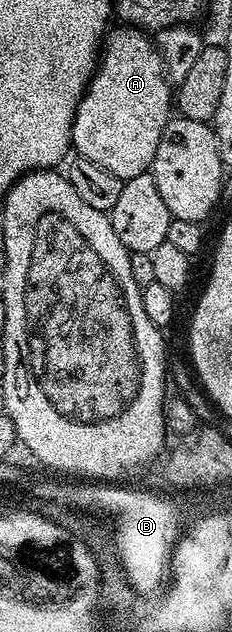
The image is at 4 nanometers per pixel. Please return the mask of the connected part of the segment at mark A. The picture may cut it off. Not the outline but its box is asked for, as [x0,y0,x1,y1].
[71,26,175,180]

